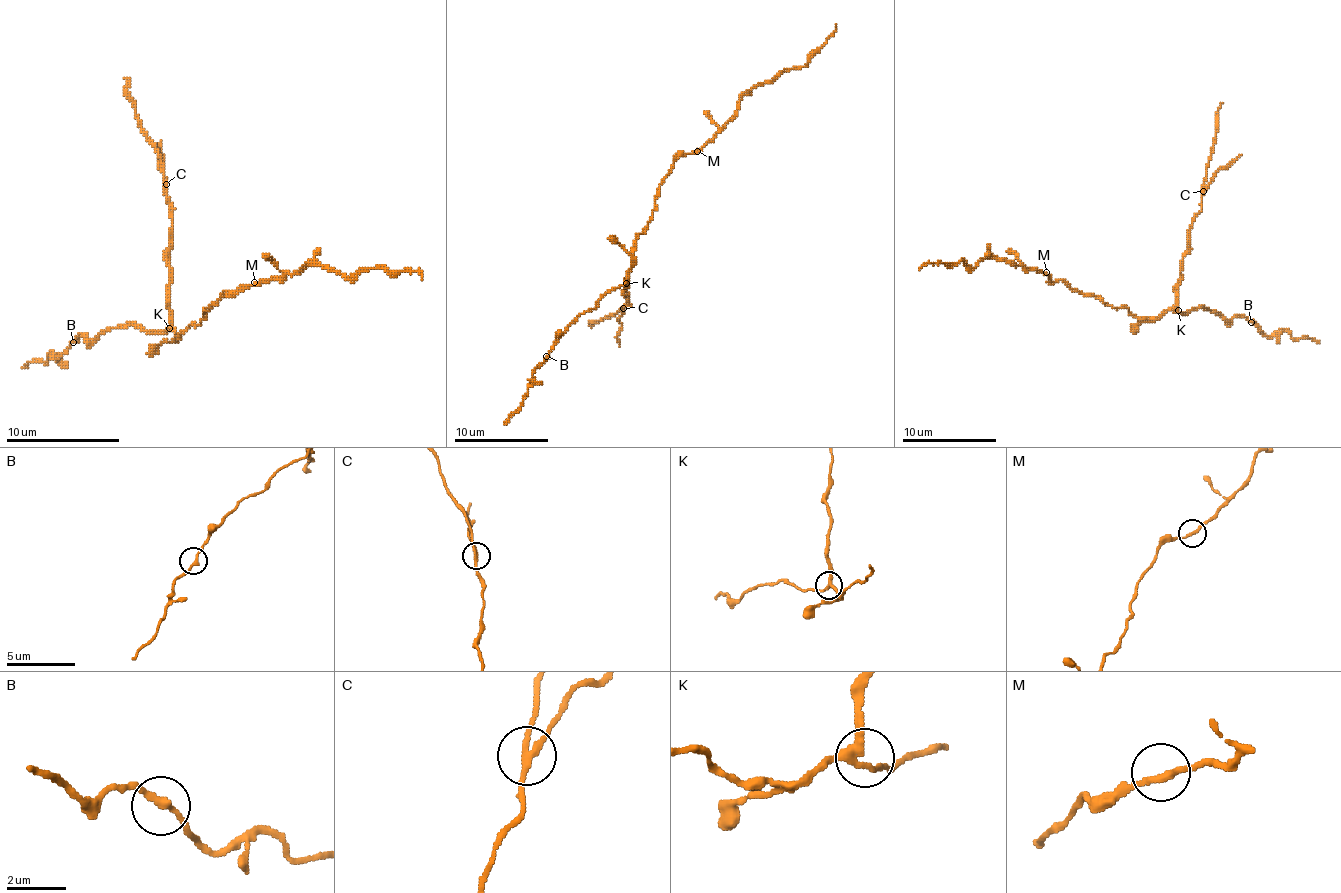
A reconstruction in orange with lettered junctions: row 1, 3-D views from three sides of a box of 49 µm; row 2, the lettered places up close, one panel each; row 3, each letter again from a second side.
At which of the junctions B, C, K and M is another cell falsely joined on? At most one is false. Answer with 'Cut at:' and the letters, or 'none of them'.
Cut at: C

